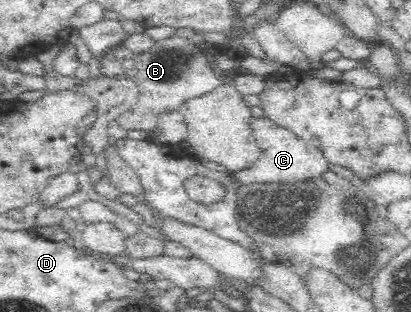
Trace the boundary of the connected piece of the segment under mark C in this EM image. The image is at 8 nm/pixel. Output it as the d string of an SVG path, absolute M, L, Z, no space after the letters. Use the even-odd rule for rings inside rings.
M266 116L256 117L250 123L256 143L261 149L261 157L254 165L239 169L233 173L233 178L240 185L252 183L300 183L310 179L320 179L330 165L323 151L306 143L289 129L276 125Z

